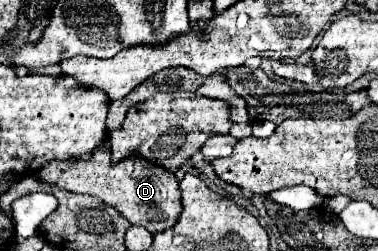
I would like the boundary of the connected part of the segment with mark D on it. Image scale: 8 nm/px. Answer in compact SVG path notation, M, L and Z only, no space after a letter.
M104 142L104 148L96 148L96 156L88 160L88 164L80 160L48 162L38 170L36 178L48 184L60 186L68 192L98 196L106 204L114 206L120 214L124 214L124 218L130 224L144 226L150 234L158 234L172 228L172 224L176 224L182 214L182 198L180 198L178 180L174 174L164 172L162 168L156 168L154 164L148 164L138 156L128 158L120 164L112 164L108 142Z

